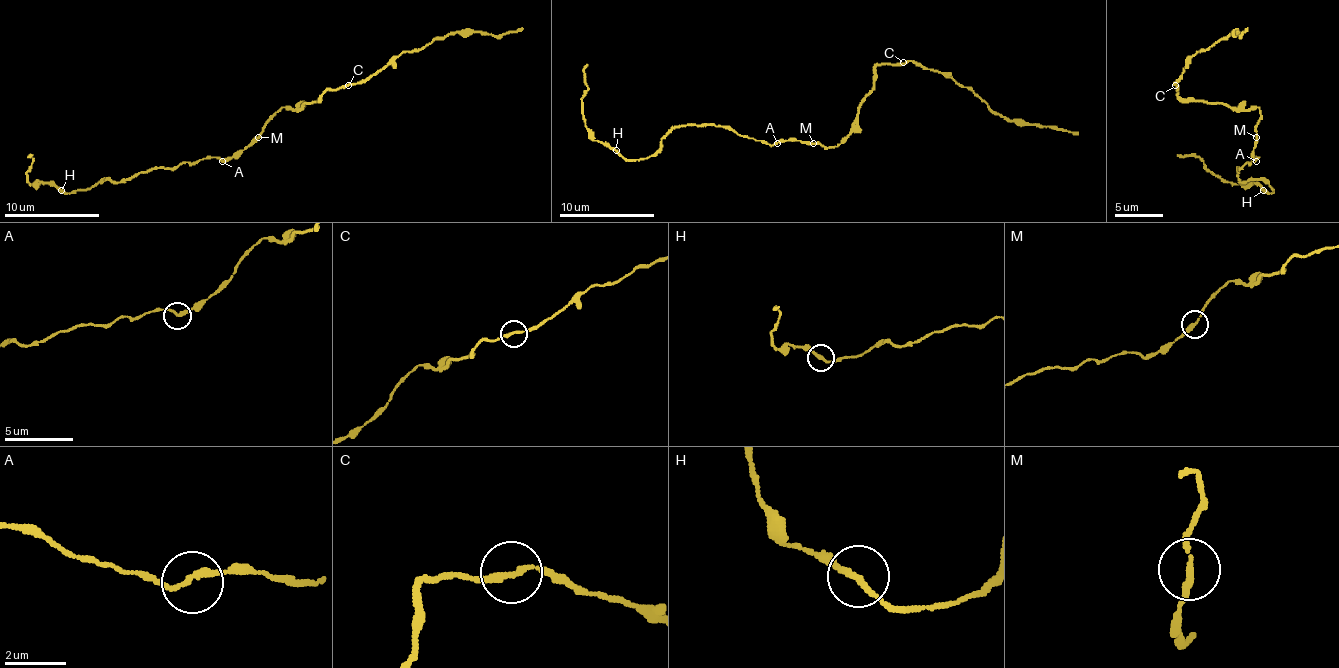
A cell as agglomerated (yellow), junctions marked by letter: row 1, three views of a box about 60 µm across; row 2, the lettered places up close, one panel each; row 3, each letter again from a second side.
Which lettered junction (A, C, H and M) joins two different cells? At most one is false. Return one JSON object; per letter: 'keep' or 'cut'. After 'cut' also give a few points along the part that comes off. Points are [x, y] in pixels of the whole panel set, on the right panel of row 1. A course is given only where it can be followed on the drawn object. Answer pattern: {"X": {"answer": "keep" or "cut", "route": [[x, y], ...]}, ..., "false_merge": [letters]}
{"A": {"answer": "keep"}, "C": {"answer": "keep"}, "H": {"answer": "keep"}, "M": {"answer": "keep"}, "false_merge": []}

